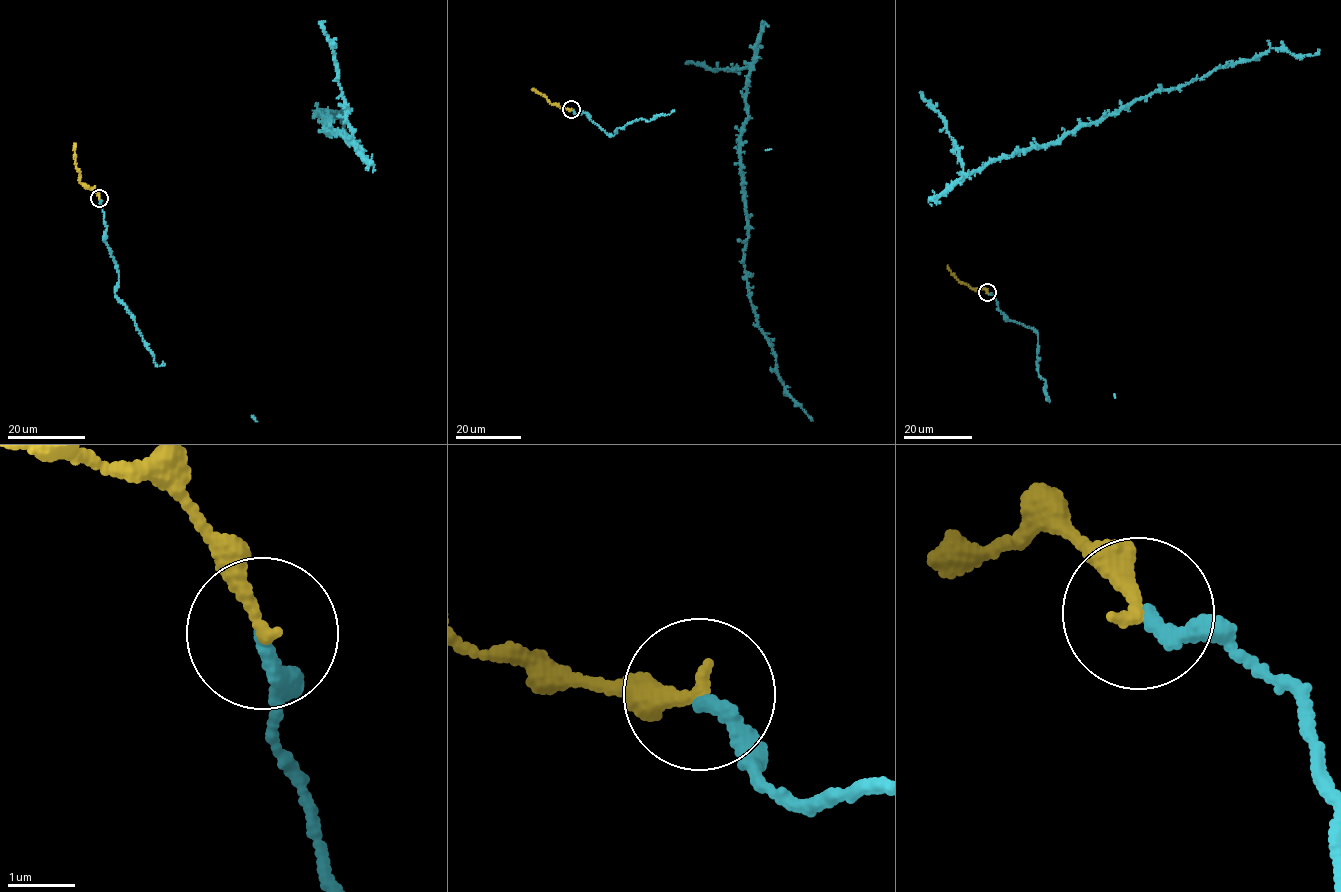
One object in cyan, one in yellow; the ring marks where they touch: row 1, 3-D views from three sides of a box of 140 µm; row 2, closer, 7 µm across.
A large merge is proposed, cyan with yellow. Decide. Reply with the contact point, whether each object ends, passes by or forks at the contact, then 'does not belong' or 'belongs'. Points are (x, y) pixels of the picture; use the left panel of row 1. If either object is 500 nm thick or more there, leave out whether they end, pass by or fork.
at (99, 198); cyan ends there; yellow ends there; belongs

